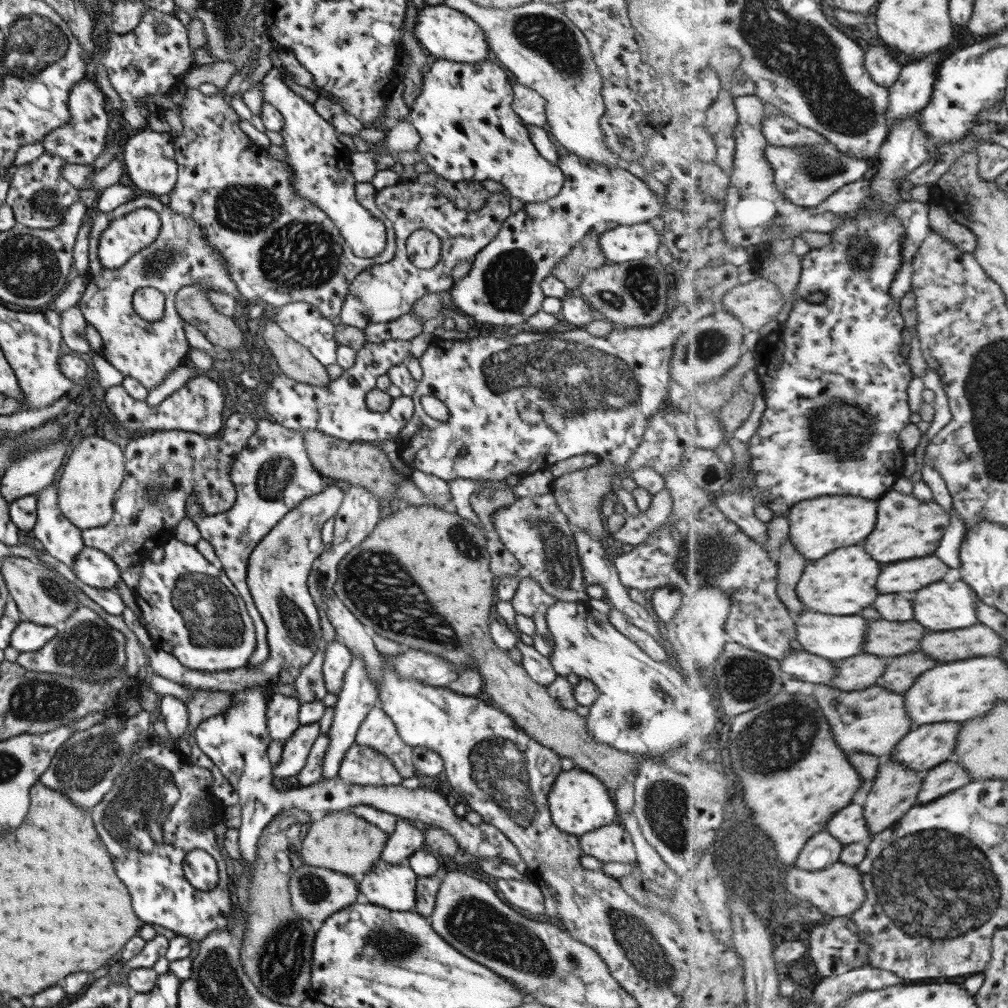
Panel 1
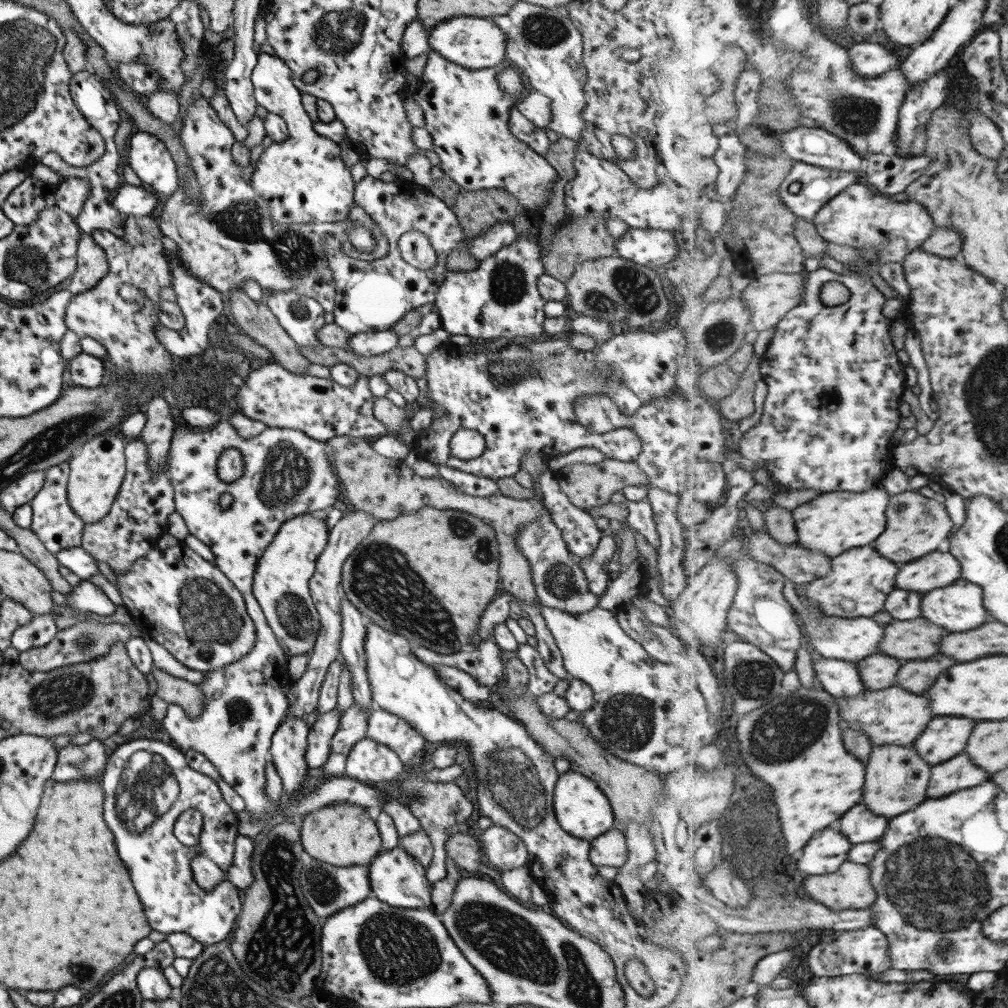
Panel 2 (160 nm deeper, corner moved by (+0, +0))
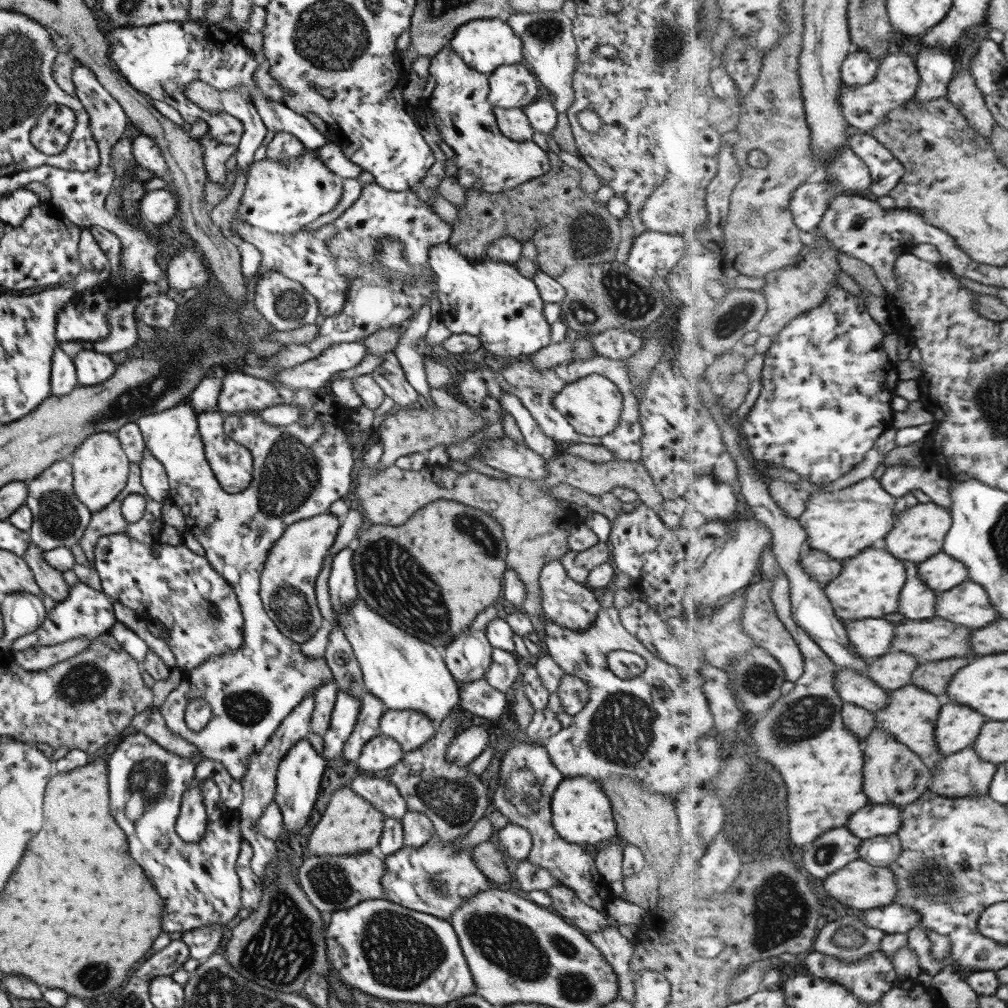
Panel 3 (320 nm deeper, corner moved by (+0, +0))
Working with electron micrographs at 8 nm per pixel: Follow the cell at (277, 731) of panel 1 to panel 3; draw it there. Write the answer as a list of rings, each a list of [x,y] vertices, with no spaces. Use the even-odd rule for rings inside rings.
[[[302,738],[291,746],[287,754],[283,756],[281,762],[278,762],[276,770],[276,785],[274,790],[274,803],[277,804],[282,818],[282,828],[284,832],[301,830],[307,820],[315,798],[319,790],[319,780],[325,767],[326,760],[315,753],[307,739]]]

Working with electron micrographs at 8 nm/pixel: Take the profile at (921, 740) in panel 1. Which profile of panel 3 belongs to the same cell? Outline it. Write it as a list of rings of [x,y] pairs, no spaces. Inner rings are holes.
[[[949,702],[942,706],[936,729],[936,739],[943,756],[951,756],[974,746],[981,728],[985,724],[985,716],[969,706],[961,706],[957,702]]]

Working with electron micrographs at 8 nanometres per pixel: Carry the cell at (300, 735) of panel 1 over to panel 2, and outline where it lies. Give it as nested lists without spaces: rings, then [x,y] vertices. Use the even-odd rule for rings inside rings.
[[[335,709],[328,710],[319,714],[314,724],[308,729],[307,747],[305,755],[303,755],[303,760],[307,763],[308,768],[317,768],[327,761],[329,743],[337,730],[341,715],[342,713]]]

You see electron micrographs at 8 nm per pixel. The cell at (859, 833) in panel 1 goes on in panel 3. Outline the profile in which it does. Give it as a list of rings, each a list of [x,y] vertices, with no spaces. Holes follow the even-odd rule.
[[[873,803],[851,818],[849,828],[863,840],[895,834],[902,829],[902,809],[899,805]]]

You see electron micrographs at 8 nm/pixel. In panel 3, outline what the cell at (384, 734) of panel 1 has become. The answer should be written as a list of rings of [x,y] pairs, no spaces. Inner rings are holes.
[[[384,709],[378,720],[379,734],[397,741],[402,753],[413,751],[434,733],[432,722],[419,711]]]

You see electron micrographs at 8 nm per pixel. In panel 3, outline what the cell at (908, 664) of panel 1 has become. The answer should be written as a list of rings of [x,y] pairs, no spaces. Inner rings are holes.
[[[951,658],[947,662],[927,662],[919,666],[911,684],[923,690],[931,690],[933,694],[947,694],[947,688],[953,676],[969,664],[969,658]]]

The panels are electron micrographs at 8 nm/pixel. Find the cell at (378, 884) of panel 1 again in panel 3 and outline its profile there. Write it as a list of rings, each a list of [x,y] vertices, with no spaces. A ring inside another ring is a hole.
[[[435,836],[431,837],[425,844],[418,847],[408,847],[403,845],[393,854],[385,856],[385,870],[381,877],[381,887],[383,894],[388,900],[409,910],[417,910],[423,914],[429,914],[435,918],[450,922],[450,916],[465,902],[466,898],[471,898],[479,891],[487,891],[490,888],[489,879],[475,866],[472,855],[472,847],[460,851],[453,851],[454,842],[458,837],[440,843]]]

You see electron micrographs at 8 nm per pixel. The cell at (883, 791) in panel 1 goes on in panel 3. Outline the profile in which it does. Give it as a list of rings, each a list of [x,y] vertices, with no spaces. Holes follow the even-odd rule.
[[[876,726],[863,742],[867,750],[865,766],[865,790],[871,802],[884,805],[899,805],[904,808],[918,801],[929,790],[933,780],[931,768],[923,762],[922,756],[899,742],[890,732]]]

